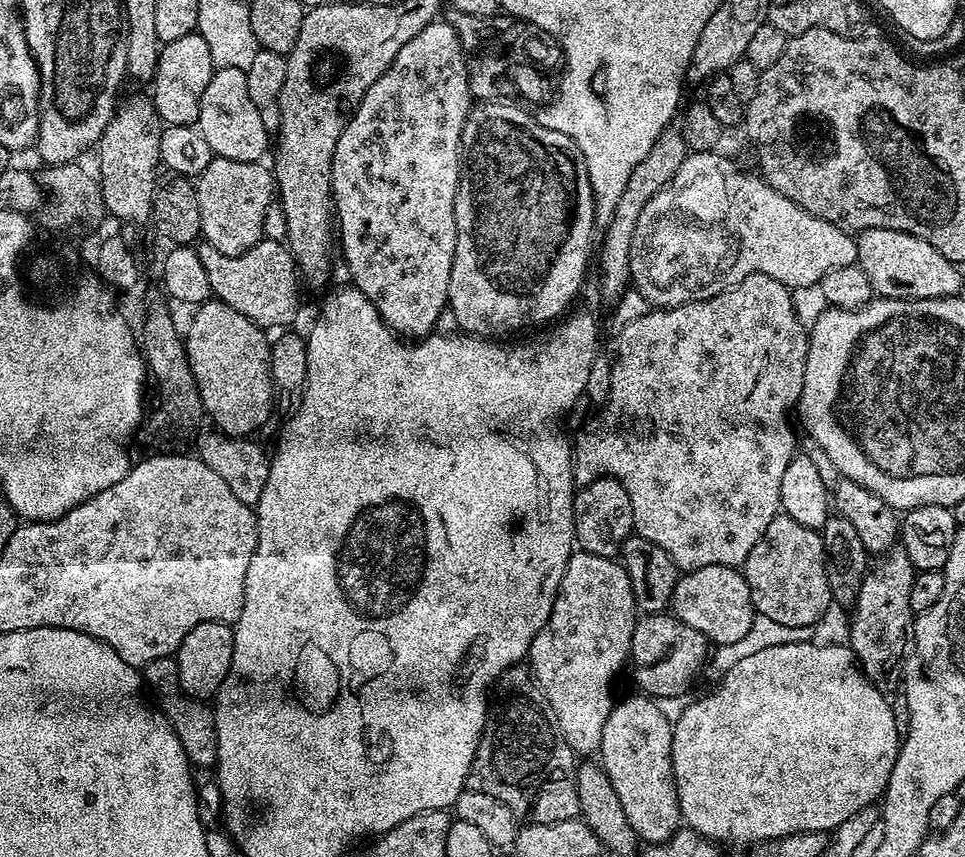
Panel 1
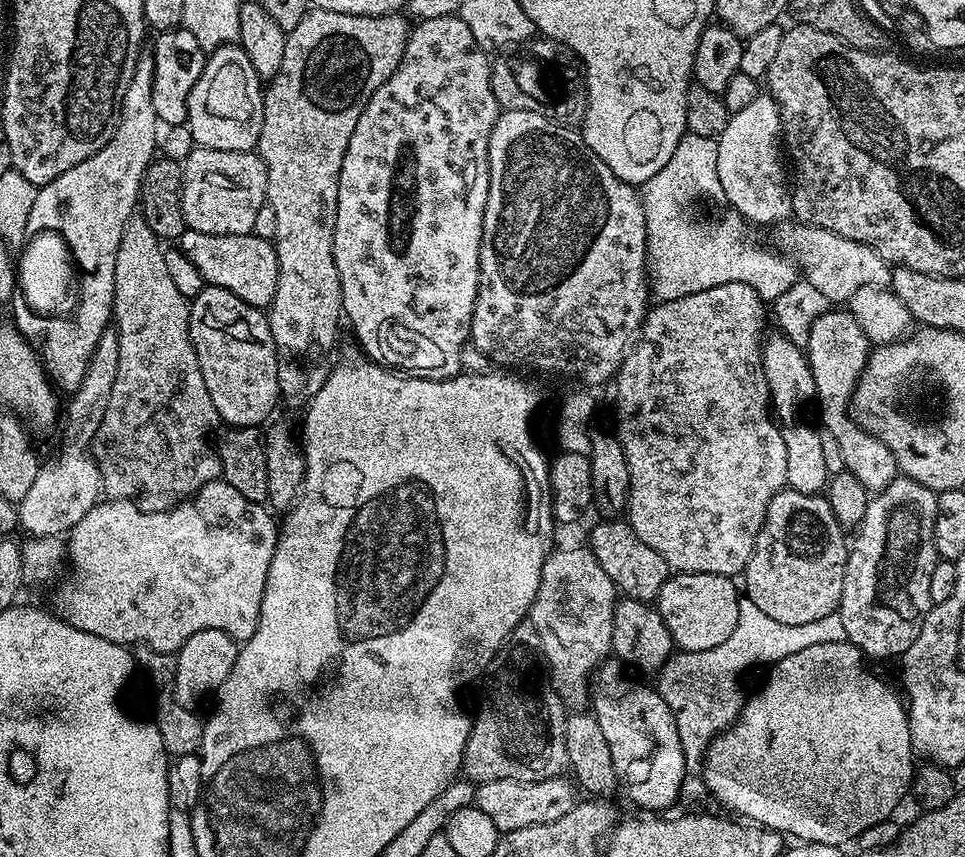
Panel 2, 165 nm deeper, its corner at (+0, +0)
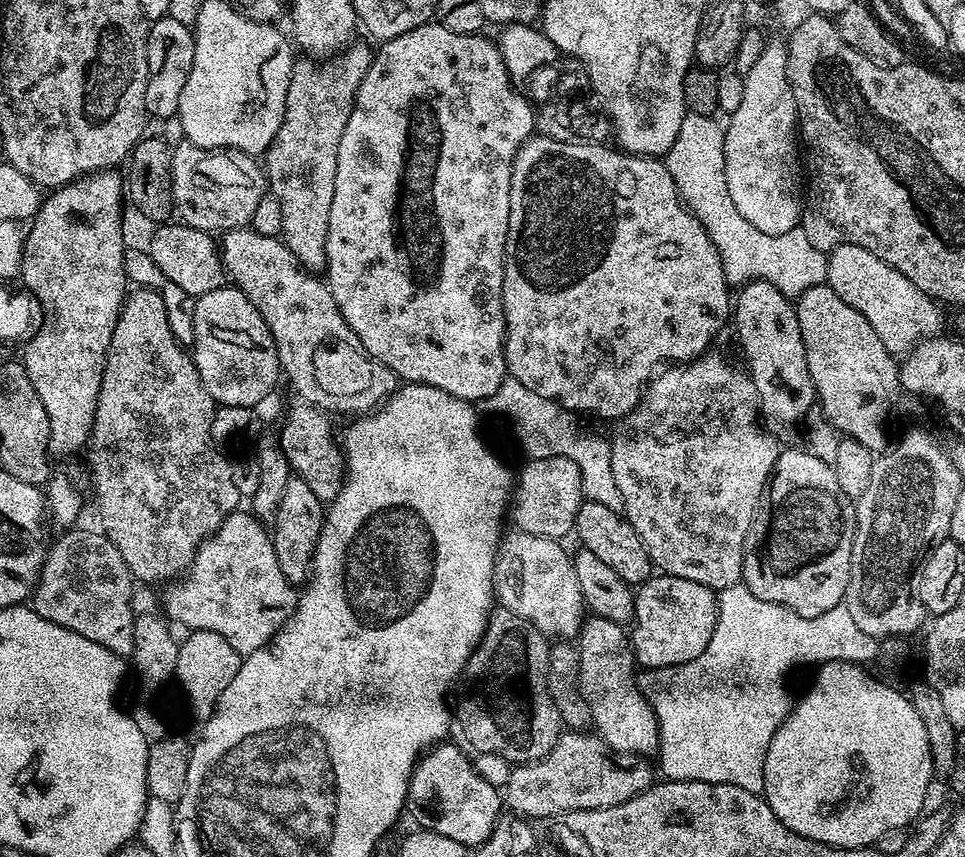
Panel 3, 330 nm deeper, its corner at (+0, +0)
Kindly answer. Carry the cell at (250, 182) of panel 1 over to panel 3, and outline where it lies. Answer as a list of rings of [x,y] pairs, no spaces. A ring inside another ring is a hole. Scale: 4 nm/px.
[[[187,142],[172,149],[172,202],[178,216],[180,212],[179,219],[192,228],[201,228],[209,234],[223,234],[233,228],[251,225],[254,209],[265,191],[266,173],[255,156],[233,148],[203,148]]]

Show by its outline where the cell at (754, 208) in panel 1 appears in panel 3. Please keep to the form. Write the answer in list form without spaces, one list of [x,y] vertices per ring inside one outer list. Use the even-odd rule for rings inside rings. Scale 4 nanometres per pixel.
[[[843,244],[833,248],[828,256],[826,282],[834,290],[834,294],[838,294],[838,298],[842,298],[842,302],[854,306],[854,310],[858,310],[862,314],[862,318],[866,318],[866,322],[870,322],[870,326],[874,326],[874,334],[878,334],[878,338],[882,338],[882,346],[886,346],[886,350],[891,356],[903,357],[923,340],[930,340],[933,336],[941,335],[943,328],[940,327],[944,324],[944,316],[940,313],[941,305],[922,290],[918,290],[918,286],[914,286],[914,282],[910,282],[910,278],[906,278],[906,274],[902,274],[898,270],[894,270],[894,266],[882,262],[882,258],[878,258],[878,254],[870,254],[870,250],[862,250],[862,246]]]

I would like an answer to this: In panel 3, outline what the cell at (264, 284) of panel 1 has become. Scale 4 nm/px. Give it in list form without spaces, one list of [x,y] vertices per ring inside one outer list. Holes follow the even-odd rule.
[[[164,222],[146,243],[149,256],[154,258],[155,265],[166,278],[186,290],[194,297],[206,294],[215,288],[223,288],[226,284],[224,264],[220,260],[220,250],[217,241],[201,228],[192,228],[183,222]]]

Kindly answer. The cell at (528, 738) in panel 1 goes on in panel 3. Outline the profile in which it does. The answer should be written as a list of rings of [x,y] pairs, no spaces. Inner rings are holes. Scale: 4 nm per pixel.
[[[497,607],[488,617],[488,631],[480,645],[472,651],[459,681],[458,689],[464,697],[454,704],[454,720],[460,723],[460,732],[468,739],[473,753],[498,754],[513,766],[540,760],[558,742],[562,731],[560,715],[548,693],[549,641],[528,620],[514,614],[509,608]]]

